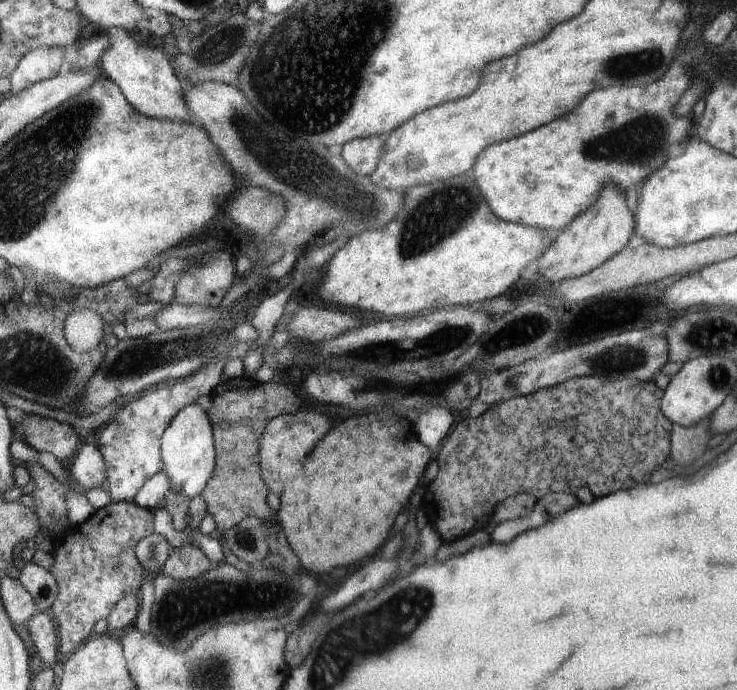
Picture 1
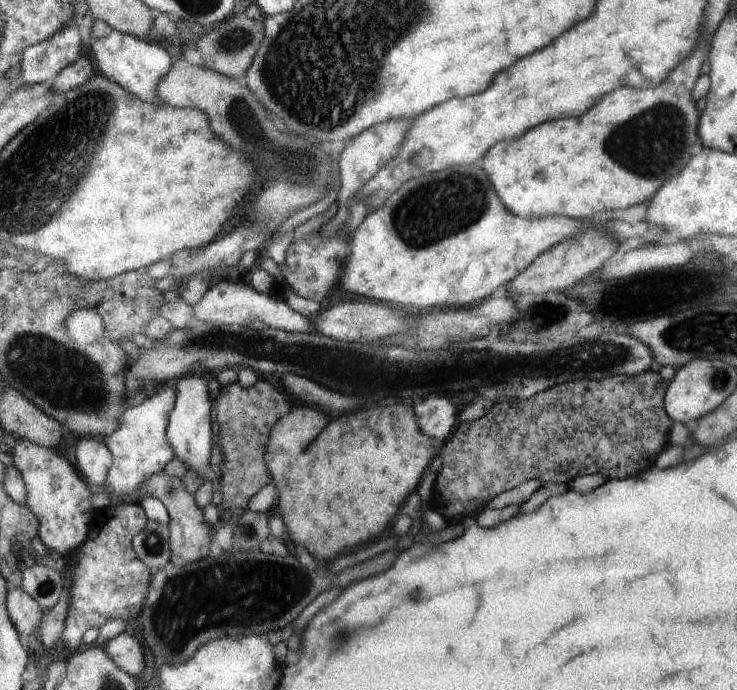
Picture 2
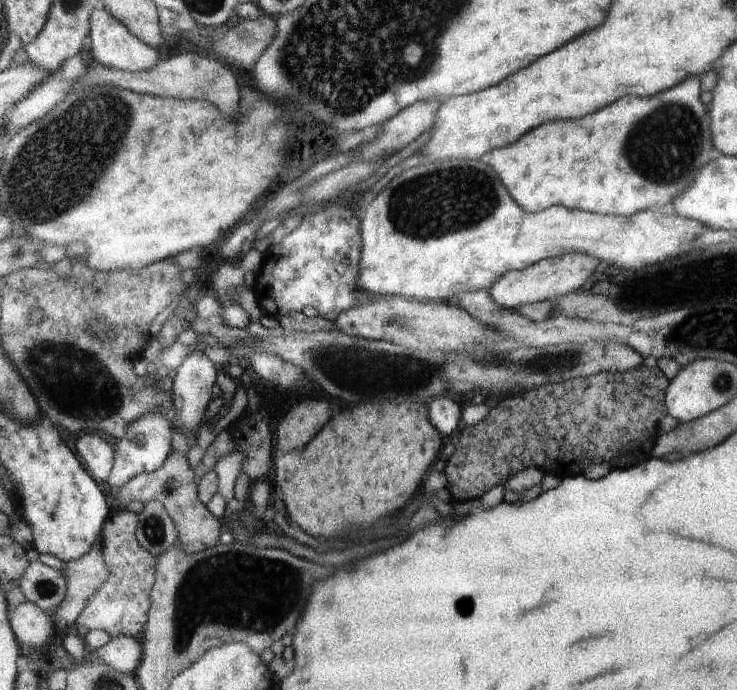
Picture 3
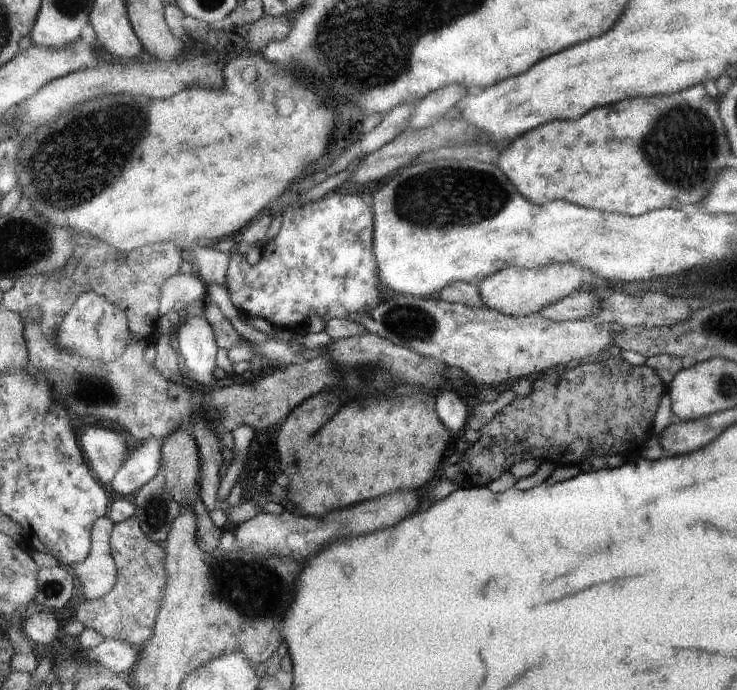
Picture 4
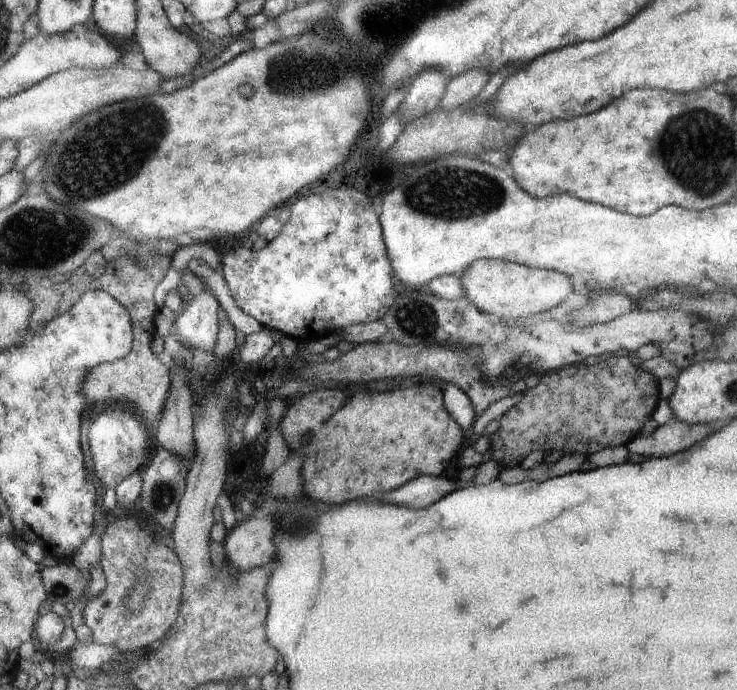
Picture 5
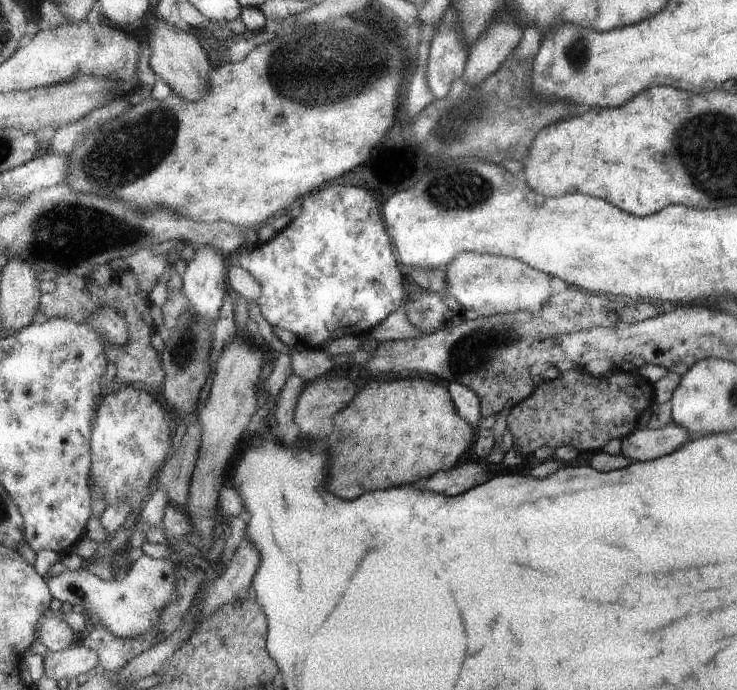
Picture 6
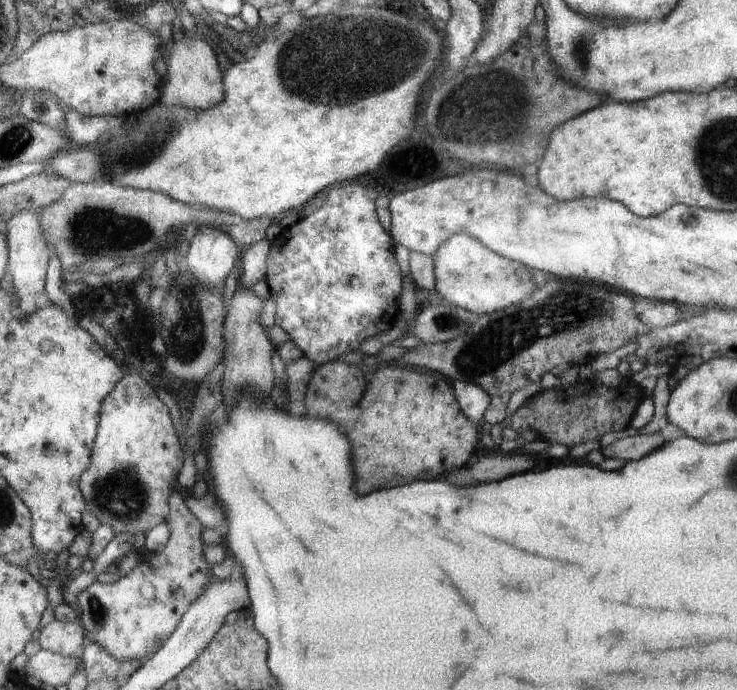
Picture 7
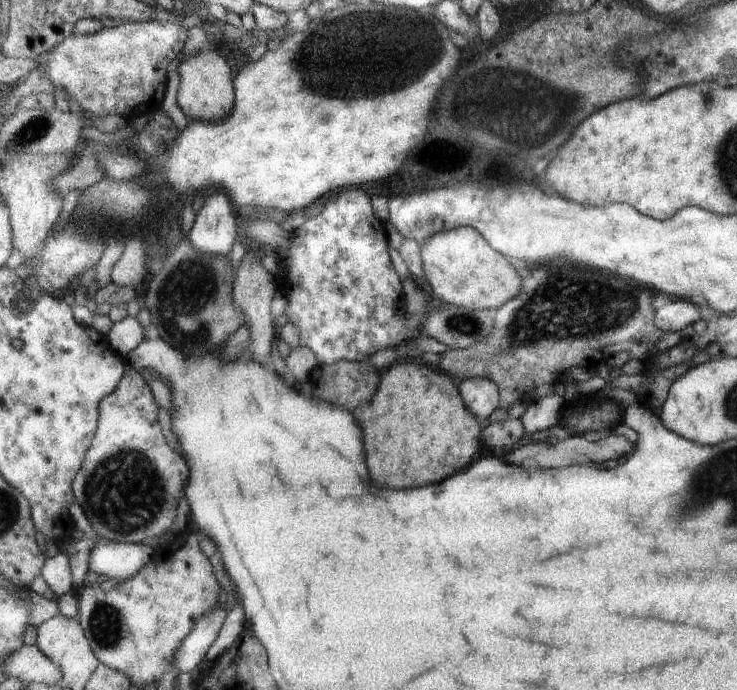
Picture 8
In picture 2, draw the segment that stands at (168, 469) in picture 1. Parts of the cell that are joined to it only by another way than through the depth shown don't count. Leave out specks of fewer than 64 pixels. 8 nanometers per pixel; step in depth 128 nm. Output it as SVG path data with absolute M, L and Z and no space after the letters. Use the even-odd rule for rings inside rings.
M191 373L179 377L173 383L176 386L176 405L170 414L167 436L174 453L180 461L206 480L218 480L218 473L211 470L211 448L213 448L213 422L211 422L211 396L207 380L201 375Z

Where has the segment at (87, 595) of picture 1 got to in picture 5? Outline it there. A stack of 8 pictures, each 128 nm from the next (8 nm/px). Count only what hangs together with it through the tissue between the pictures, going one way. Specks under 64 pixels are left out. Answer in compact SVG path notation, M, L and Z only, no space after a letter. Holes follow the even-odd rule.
M108 518L107 530L102 537L102 561L107 586L101 596L91 598L83 608L84 622L93 631L95 643L116 646L123 652L137 652L159 643L177 622L184 605L182 588L186 568L177 551L155 544L156 536L149 536L135 518ZM139 579L149 579L152 589L146 604L138 614L132 612L128 602Z

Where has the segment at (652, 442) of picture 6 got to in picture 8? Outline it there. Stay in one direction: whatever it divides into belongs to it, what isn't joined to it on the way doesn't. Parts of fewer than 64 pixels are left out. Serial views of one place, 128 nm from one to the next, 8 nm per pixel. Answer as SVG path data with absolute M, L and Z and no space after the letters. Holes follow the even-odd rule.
M614 432L605 438L589 442L577 434L569 436L565 440L560 440L556 445L551 445L543 439L541 442L521 445L506 456L503 456L509 464L538 469L560 469L572 467L573 465L584 465L591 463L593 465L615 460L620 456L629 454L634 443L630 443L621 432Z

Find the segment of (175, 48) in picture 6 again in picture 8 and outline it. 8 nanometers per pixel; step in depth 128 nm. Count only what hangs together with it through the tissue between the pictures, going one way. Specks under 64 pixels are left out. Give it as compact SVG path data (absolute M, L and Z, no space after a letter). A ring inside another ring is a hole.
M201 50L182 61L178 72L181 79L177 91L177 104L188 120L221 123L233 112L236 87L231 66L227 66L223 56L214 51Z

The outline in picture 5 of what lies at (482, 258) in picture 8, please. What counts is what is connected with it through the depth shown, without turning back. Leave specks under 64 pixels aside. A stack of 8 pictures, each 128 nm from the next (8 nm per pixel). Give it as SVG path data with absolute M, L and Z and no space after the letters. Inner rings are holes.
M484 260L461 274L465 297L479 310L504 320L527 320L530 316L547 312L567 300L573 292L573 276L555 270L529 267L517 262Z

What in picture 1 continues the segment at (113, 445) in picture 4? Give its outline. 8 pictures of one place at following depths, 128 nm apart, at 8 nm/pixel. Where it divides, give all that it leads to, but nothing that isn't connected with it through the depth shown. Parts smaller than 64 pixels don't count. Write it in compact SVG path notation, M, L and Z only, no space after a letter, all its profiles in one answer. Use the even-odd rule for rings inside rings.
M82 444L73 458L69 475L86 490L106 486L108 463L100 447L95 444Z

